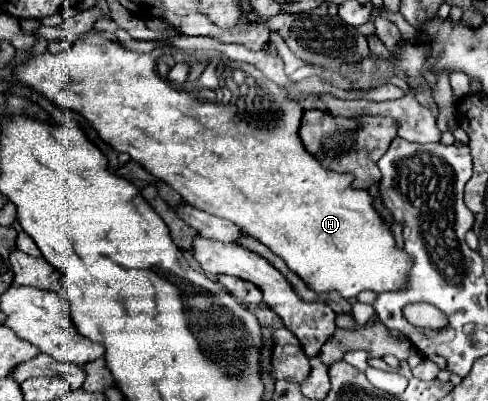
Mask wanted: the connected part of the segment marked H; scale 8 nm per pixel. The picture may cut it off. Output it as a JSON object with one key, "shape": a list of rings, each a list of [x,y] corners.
{"shape":[[[92,30],[79,38],[76,44],[64,52],[64,54],[42,54],[42,56],[32,56],[30,60],[26,60],[18,70],[18,80],[22,84],[28,84],[32,86],[36,92],[44,94],[48,100],[64,106],[64,108],[70,108],[70,110],[76,110],[78,114],[82,114],[92,126],[94,130],[100,134],[100,138],[110,144],[114,150],[118,152],[126,152],[130,154],[138,164],[142,164],[152,176],[156,178],[162,178],[166,184],[170,184],[190,206],[198,208],[198,210],[204,210],[212,216],[218,216],[218,218],[226,218],[230,222],[234,222],[236,226],[242,228],[242,232],[246,236],[252,236],[256,240],[260,240],[262,244],[266,244],[274,254],[282,256],[284,262],[314,290],[314,292],[332,292],[336,290],[342,298],[356,298],[360,292],[364,290],[372,290],[376,294],[380,292],[396,292],[396,290],[402,290],[406,288],[406,280],[408,280],[408,272],[412,268],[412,256],[408,256],[408,252],[404,252],[402,248],[396,246],[394,242],[394,236],[392,236],[392,230],[390,230],[390,224],[386,224],[382,220],[382,216],[378,214],[378,210],[374,208],[374,198],[366,192],[366,190],[354,190],[352,188],[352,176],[344,176],[344,174],[336,174],[332,170],[326,170],[320,166],[320,162],[306,152],[304,144],[300,144],[300,136],[298,136],[298,128],[300,128],[300,118],[302,118],[302,104],[296,102],[296,100],[290,100],[286,94],[284,98],[282,96],[276,96],[272,98],[272,110],[280,110],[278,112],[278,118],[272,120],[272,124],[268,128],[264,126],[258,126],[258,120],[256,118],[250,118],[250,116],[244,116],[238,112],[238,106],[236,104],[224,104],[224,102],[208,102],[208,100],[198,100],[194,96],[190,96],[188,92],[180,92],[180,90],[174,90],[168,80],[166,80],[166,70],[162,70],[158,64],[162,60],[162,50],[154,50],[150,54],[138,54],[138,52],[130,52],[126,50],[124,46],[120,44],[114,44],[107,40],[103,40],[100,33]]]}

